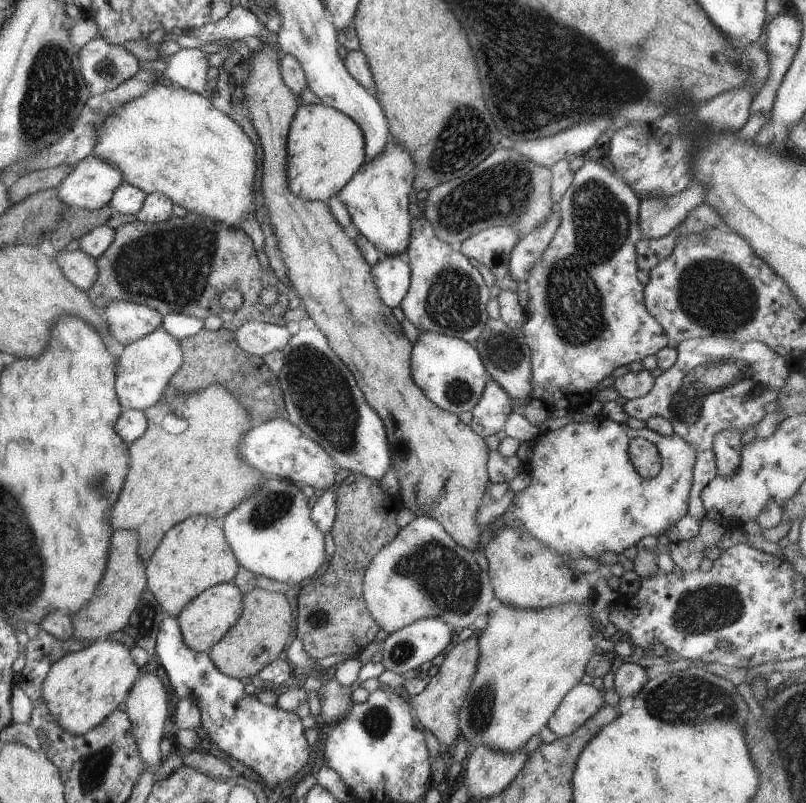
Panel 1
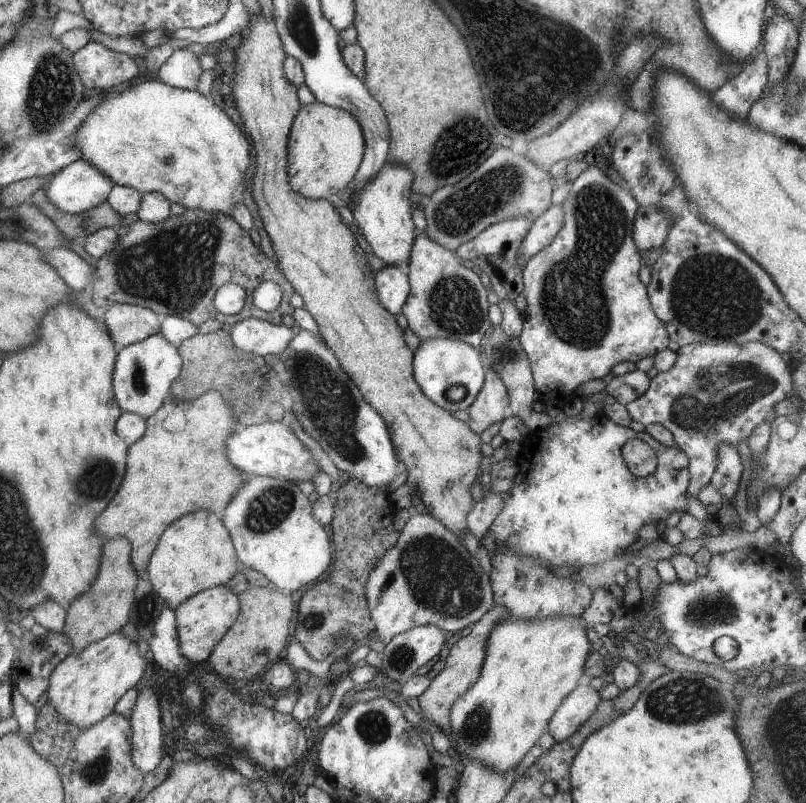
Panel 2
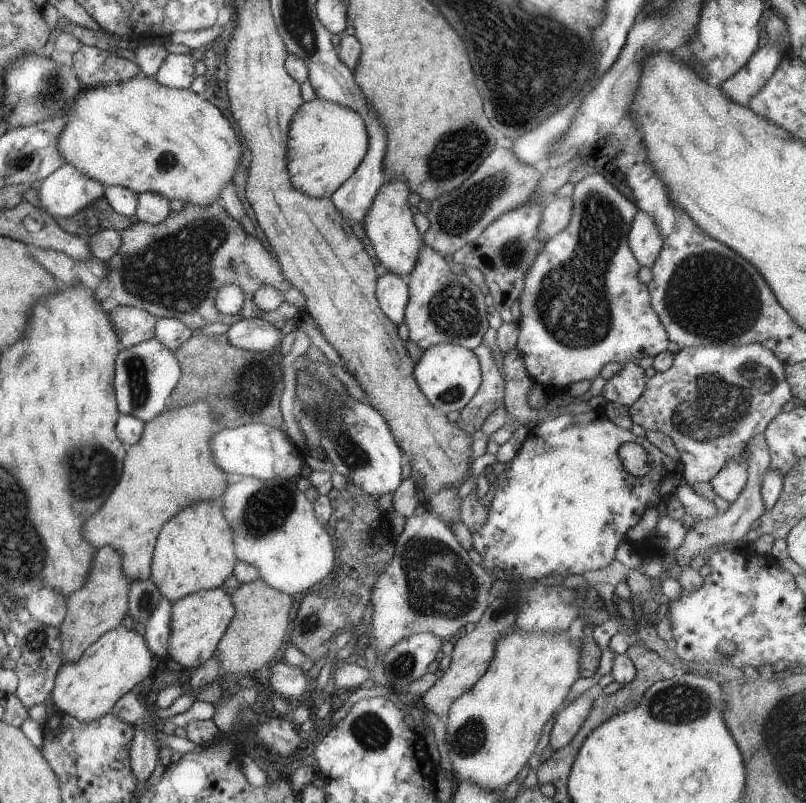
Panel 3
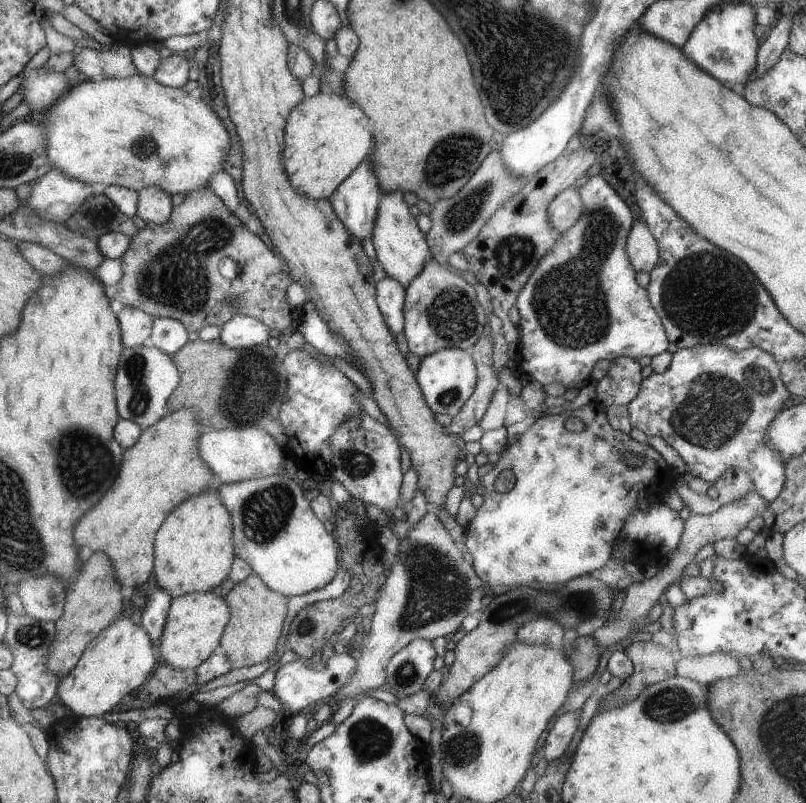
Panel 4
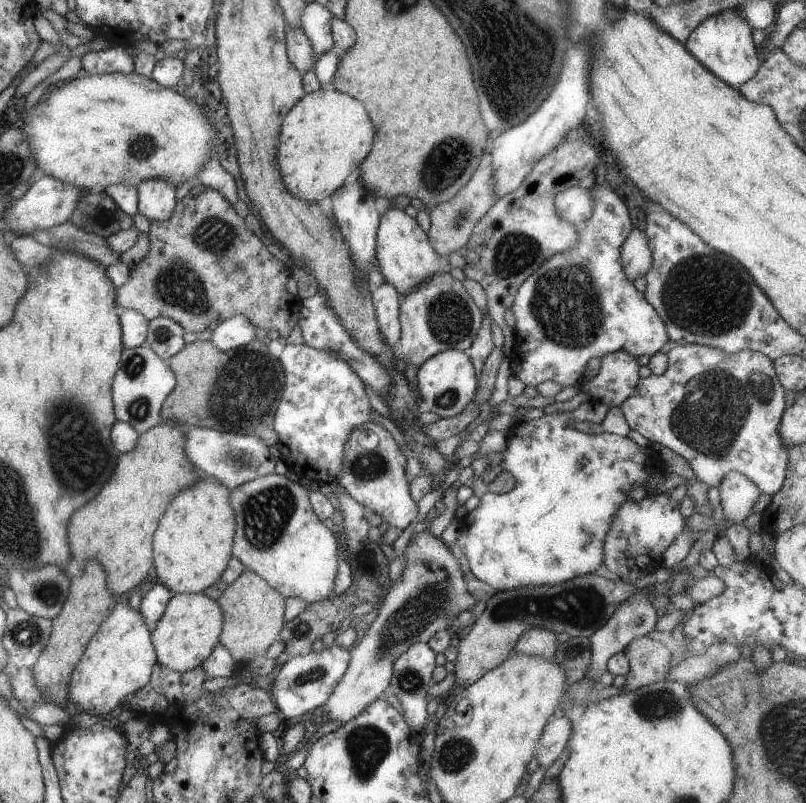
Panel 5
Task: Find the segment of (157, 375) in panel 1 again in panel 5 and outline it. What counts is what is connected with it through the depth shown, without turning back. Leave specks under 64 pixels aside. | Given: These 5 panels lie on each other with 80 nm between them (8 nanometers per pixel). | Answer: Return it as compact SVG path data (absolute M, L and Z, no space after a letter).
M145 344L123 349L118 363L110 386L114 415L117 421L128 422L141 434L162 421L161 405L175 386L176 378L170 366Z

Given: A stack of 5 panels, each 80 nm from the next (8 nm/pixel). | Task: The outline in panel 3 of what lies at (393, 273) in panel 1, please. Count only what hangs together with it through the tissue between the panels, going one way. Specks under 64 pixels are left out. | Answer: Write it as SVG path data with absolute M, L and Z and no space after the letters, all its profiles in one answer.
M386 271L377 278L374 293L383 314L396 326L403 322L408 299L406 278Z

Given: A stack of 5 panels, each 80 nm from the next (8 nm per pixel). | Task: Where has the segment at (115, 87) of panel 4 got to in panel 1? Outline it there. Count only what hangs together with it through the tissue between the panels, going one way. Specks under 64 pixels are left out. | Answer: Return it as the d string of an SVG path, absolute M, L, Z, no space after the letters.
M160 84L153 85L144 95L138 96L132 99L131 102L125 103L122 107L119 107L115 111L112 111L103 121L102 124L96 129L95 144L93 145L91 155L114 164L122 174L122 182L130 184L139 190L147 193L161 193L167 196L172 204L178 204L186 211L200 215L201 217L212 218L215 222L220 222L229 229L232 227L240 228L242 220L247 217L254 217L253 212L253 182L255 180L255 148L251 140L245 135L245 132L239 127L239 125L221 114L219 110L215 110L215 107L211 104L207 98L203 95L192 93L191 91L182 89L179 86Z

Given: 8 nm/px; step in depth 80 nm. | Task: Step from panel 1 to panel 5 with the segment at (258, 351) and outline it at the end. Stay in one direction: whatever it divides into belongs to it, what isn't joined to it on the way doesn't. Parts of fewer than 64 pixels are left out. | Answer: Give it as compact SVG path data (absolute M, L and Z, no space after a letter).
M231 315L212 329L209 341L217 350L233 350L245 344L257 344L255 325L243 315Z

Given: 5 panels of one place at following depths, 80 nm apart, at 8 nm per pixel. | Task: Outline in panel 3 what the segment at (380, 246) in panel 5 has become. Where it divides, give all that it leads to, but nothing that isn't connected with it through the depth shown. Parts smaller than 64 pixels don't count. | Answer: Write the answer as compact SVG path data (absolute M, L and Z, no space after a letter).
M397 177L390 181L385 180L379 190L376 190L371 206L368 206L361 224L370 240L377 260L383 264L387 271L403 277L411 272L419 249L424 244L422 234L419 234L409 209L410 206L407 204L409 193L405 177Z

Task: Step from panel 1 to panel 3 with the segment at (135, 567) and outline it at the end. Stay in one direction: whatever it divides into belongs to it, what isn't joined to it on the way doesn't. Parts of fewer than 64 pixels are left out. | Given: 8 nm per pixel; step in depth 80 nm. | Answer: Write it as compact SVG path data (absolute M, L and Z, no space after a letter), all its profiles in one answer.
M109 545L96 547L85 582L66 598L66 613L58 626L62 664L75 662L99 636L121 625L128 614L130 582L122 571L122 554Z

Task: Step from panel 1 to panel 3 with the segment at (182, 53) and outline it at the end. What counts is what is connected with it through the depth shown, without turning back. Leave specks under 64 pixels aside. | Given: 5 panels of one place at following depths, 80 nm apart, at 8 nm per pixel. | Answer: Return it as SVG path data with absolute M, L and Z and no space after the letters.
M169 53L154 74L154 79L166 87L187 89L195 78L193 63L197 55Z

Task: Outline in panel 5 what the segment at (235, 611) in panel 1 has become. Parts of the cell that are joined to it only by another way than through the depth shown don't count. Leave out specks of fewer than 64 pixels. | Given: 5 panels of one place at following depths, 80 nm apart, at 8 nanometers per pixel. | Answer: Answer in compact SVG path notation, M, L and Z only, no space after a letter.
M179 593L167 601L163 614L150 632L157 663L175 672L185 672L200 665L218 643L223 615L217 601L203 593Z

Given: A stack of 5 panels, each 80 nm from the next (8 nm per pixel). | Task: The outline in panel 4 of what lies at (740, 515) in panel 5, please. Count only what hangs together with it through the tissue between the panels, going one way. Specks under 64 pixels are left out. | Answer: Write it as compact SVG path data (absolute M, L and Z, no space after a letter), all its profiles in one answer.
M731 467L726 468L711 485L717 491L717 506L738 501L754 488L751 477L743 469Z

